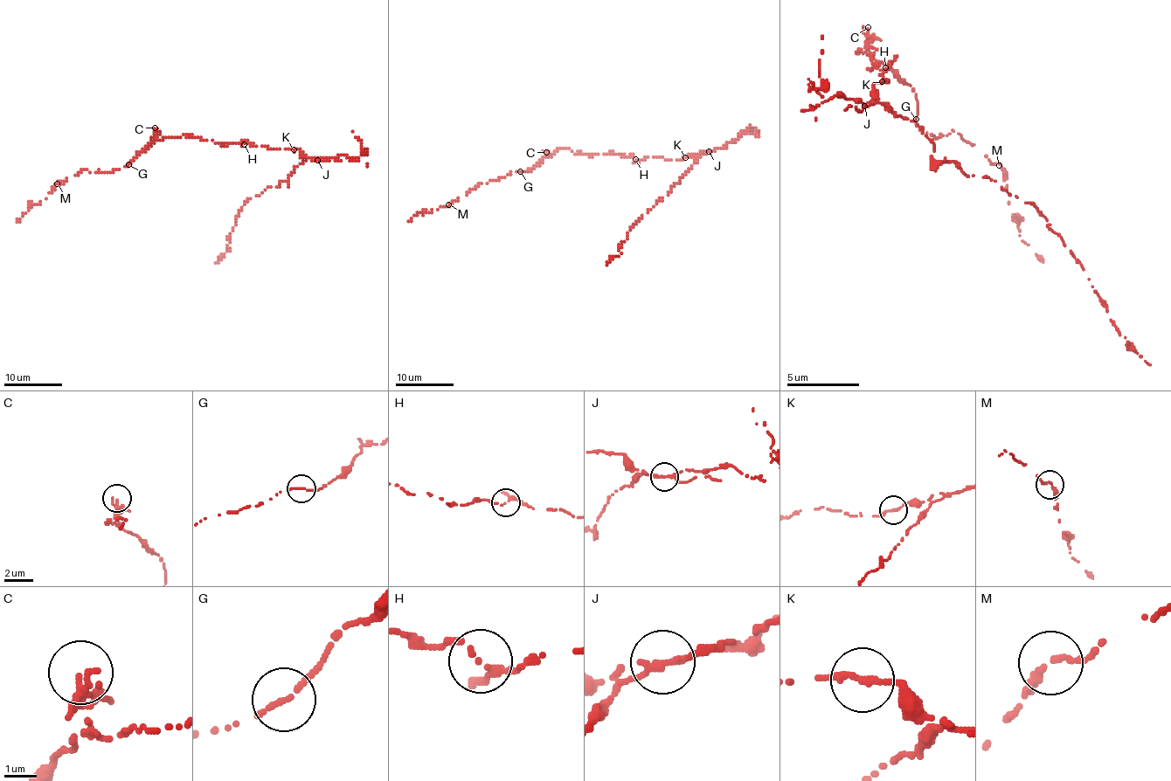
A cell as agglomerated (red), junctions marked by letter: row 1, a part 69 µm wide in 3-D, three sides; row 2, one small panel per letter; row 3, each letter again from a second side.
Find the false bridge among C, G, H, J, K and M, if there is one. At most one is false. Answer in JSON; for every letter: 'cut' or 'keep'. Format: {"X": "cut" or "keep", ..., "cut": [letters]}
{"C": "keep", "G": "keep", "H": "keep", "J": "cut", "K": "keep", "M": "keep", "cut": ["J"]}

